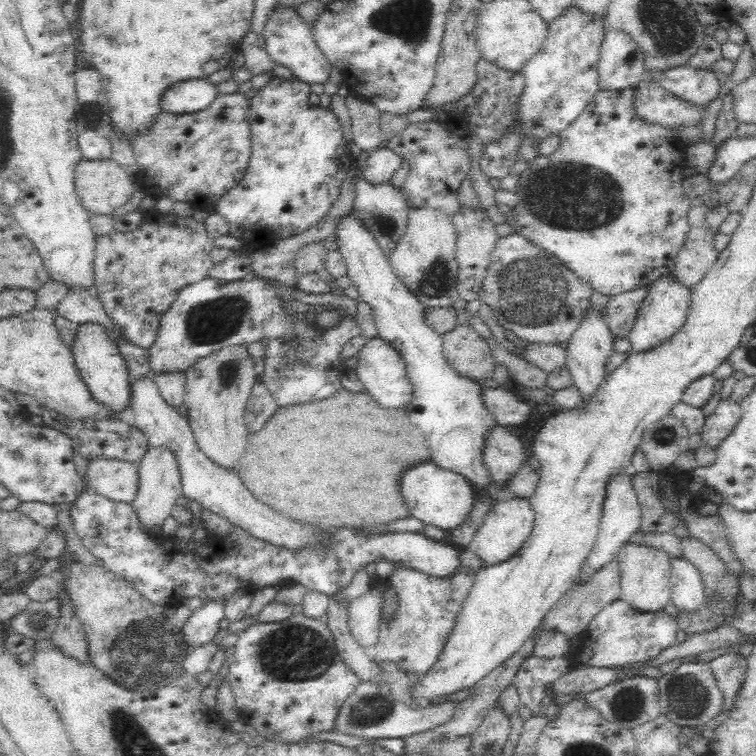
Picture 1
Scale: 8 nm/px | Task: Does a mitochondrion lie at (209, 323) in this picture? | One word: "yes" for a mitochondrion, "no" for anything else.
yes

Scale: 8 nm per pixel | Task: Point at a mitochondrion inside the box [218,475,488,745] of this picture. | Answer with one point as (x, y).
(293, 653)

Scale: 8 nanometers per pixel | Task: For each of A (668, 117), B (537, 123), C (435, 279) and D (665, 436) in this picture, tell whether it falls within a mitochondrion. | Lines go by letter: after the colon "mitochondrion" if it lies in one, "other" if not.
A: other
B: mitochondrion
C: mitochondrion
D: mitochondrion

